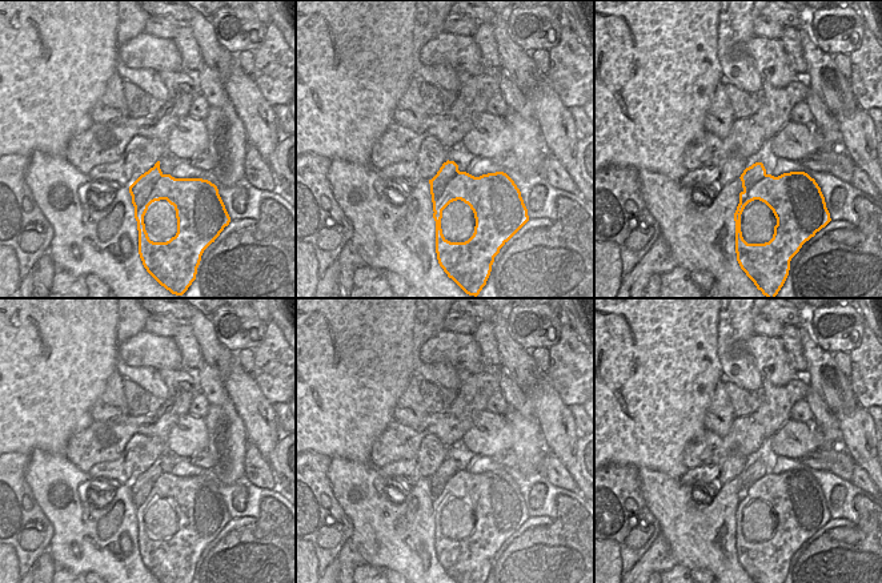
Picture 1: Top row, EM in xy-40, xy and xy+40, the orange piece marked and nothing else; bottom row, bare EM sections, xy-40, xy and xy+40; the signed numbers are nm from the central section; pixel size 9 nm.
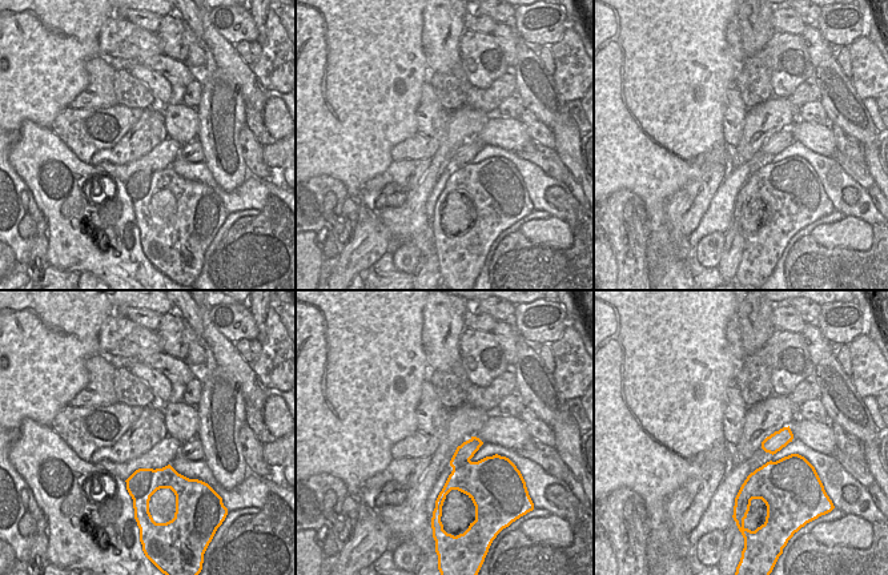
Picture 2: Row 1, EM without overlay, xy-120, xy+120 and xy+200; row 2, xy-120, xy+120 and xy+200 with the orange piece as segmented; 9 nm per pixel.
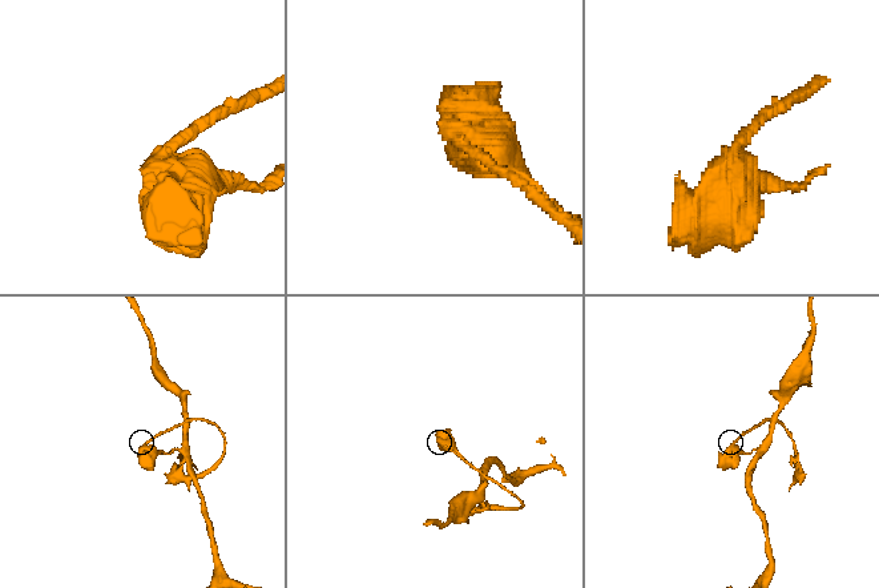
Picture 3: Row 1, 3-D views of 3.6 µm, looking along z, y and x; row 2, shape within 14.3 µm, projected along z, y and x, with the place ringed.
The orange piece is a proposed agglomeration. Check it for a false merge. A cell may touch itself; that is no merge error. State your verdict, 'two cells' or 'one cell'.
two cells

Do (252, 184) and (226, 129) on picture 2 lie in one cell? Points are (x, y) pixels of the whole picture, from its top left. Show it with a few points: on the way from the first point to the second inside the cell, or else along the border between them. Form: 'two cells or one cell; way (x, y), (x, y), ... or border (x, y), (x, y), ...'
two cells; border (249, 175), (230, 191), (224, 191), (217, 184)

